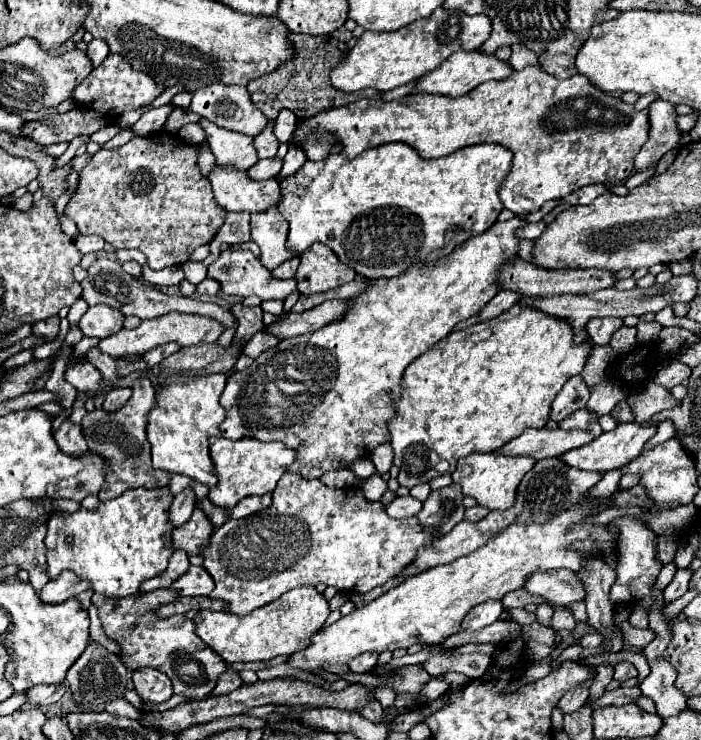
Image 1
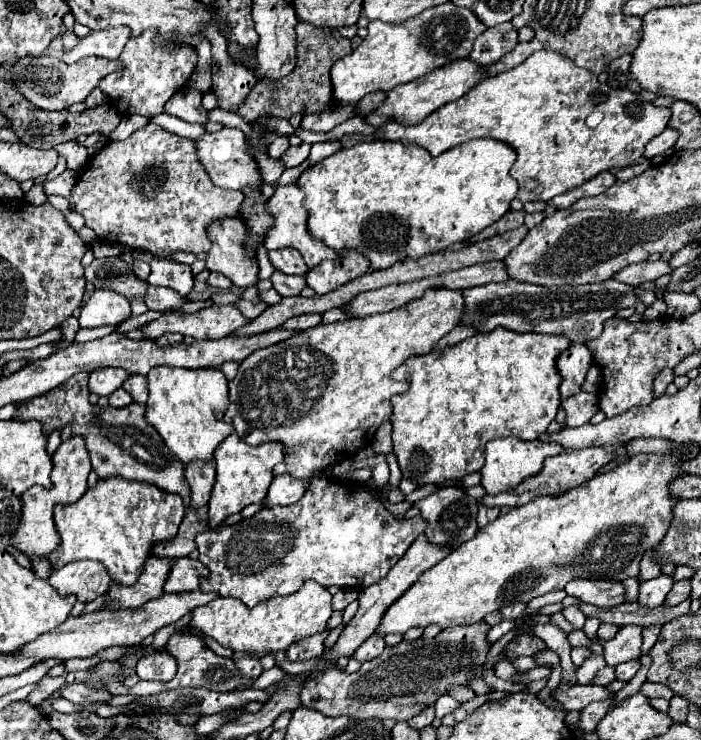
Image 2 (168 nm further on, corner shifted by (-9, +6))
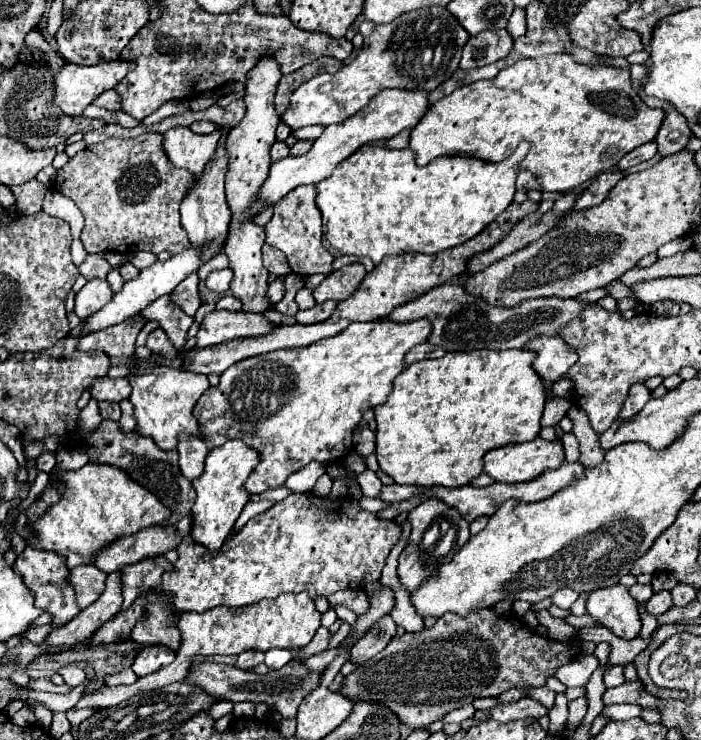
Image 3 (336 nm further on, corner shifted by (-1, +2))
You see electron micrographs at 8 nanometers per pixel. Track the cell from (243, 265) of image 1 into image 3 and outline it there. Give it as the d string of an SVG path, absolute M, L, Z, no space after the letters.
M227 132L221 134L215 156L209 160L205 170L193 178L193 188L185 194L185 198L181 202L183 228L187 230L191 244L197 248L205 248L205 244L209 240L225 240L227 238L225 234L229 232L229 222L231 222L233 214L229 210L227 196L225 196L225 174L227 174L227 166L229 166L225 138L227 138Z

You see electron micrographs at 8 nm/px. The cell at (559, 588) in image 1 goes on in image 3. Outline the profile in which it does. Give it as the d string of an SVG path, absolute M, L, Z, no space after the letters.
M621 584L591 592L587 600L587 612L619 638L633 640L639 636L641 618L637 614L637 602Z

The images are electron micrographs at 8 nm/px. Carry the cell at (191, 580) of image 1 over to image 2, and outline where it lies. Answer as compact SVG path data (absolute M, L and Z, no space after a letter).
M177 558L177 564L173 564L173 572L165 582L165 592L193 592L199 588L199 580L207 574L209 570L199 564L199 560Z

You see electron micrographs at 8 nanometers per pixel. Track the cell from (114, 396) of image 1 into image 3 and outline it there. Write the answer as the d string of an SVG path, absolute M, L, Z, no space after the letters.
M99 402L99 410L101 410L103 420L119 420L119 418L121 418L121 408L119 408L119 404Z

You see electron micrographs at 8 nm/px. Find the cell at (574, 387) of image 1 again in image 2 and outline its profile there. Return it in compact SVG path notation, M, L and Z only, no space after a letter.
M571 344L571 348L559 356L559 372L563 376L563 382L559 386L561 400L567 400L581 392L581 386L591 364L593 354L585 344Z

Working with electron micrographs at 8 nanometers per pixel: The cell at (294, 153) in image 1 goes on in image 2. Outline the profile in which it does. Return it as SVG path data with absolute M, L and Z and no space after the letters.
M451 2L427 8L425 12L401 22L401 24L387 24L373 20L367 26L369 34L363 42L345 58L337 60L331 68L331 82L333 82L333 96L337 106L323 114L309 114L303 116L301 128L313 132L329 132L337 124L345 122L355 114L357 102L375 90L391 90L399 84L417 80L425 76L433 68L439 68L451 60L465 58L473 50L473 42L479 34L487 30L487 26L471 12L469 8L459 8Z

